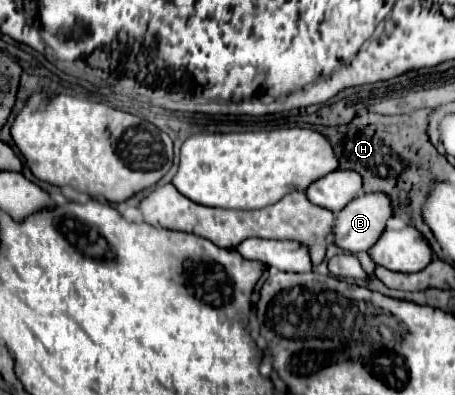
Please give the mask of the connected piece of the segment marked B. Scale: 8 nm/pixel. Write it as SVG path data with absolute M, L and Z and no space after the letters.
M376 192L360 194L336 214L336 244L354 254L370 250L378 236L382 236L392 212L394 208L390 208L390 200L386 200L386 196L378 196Z

